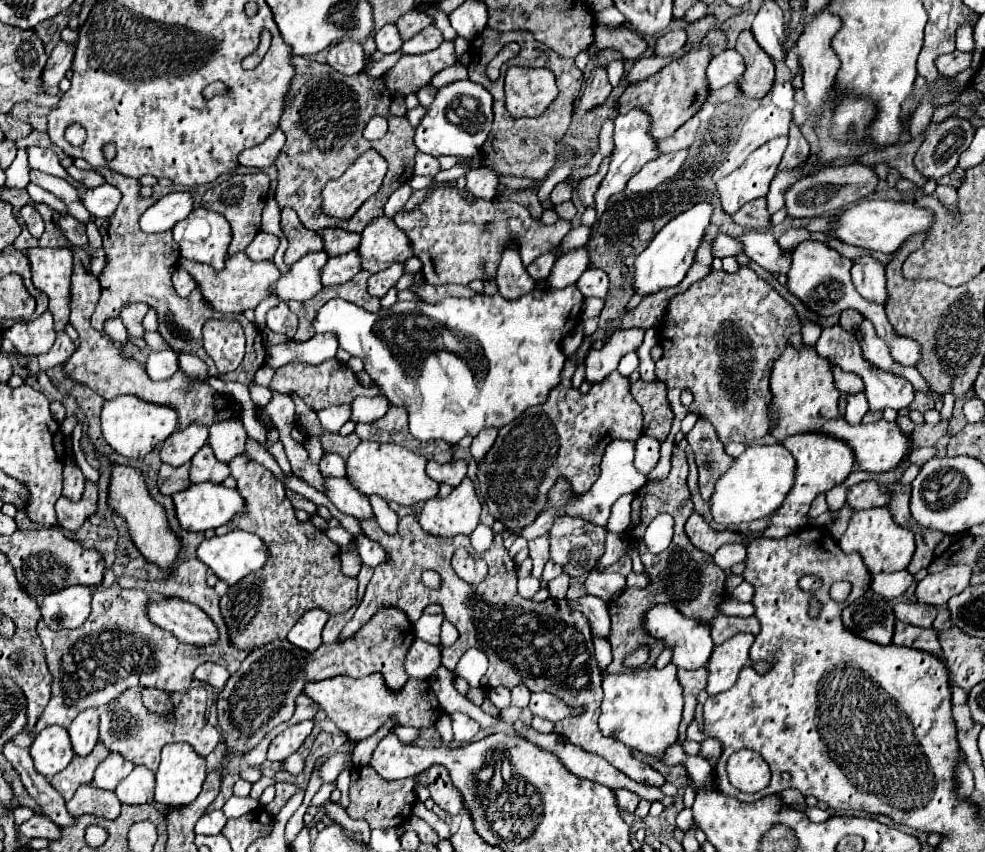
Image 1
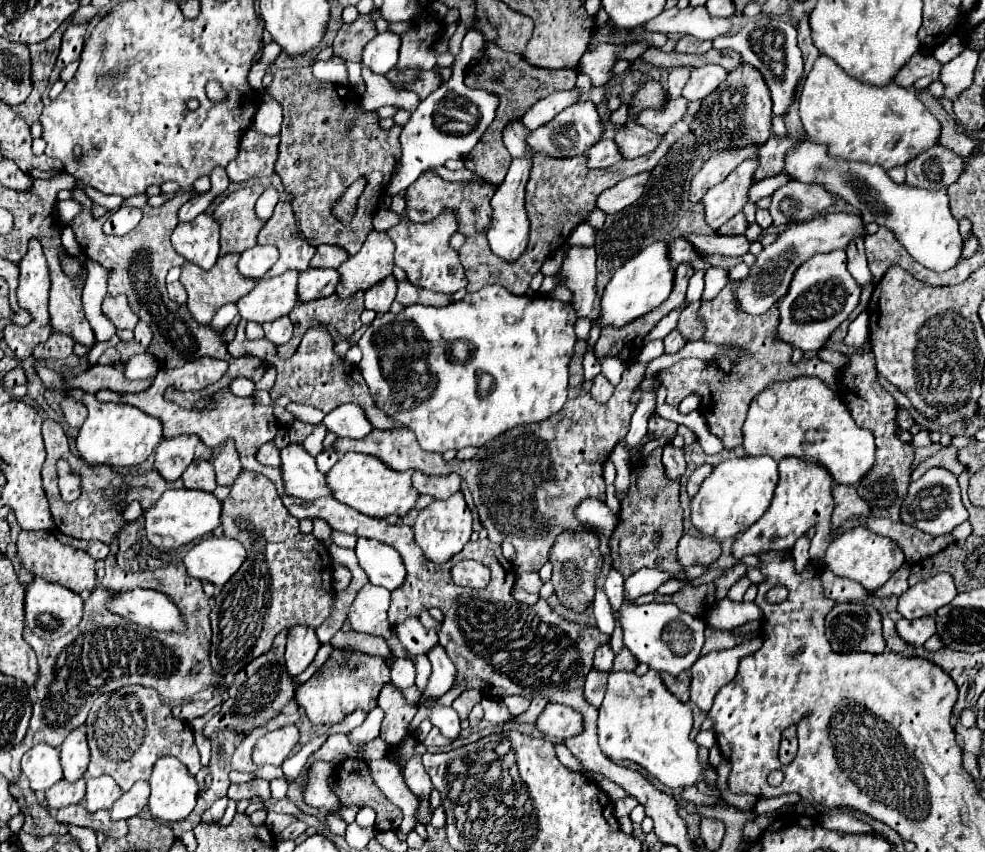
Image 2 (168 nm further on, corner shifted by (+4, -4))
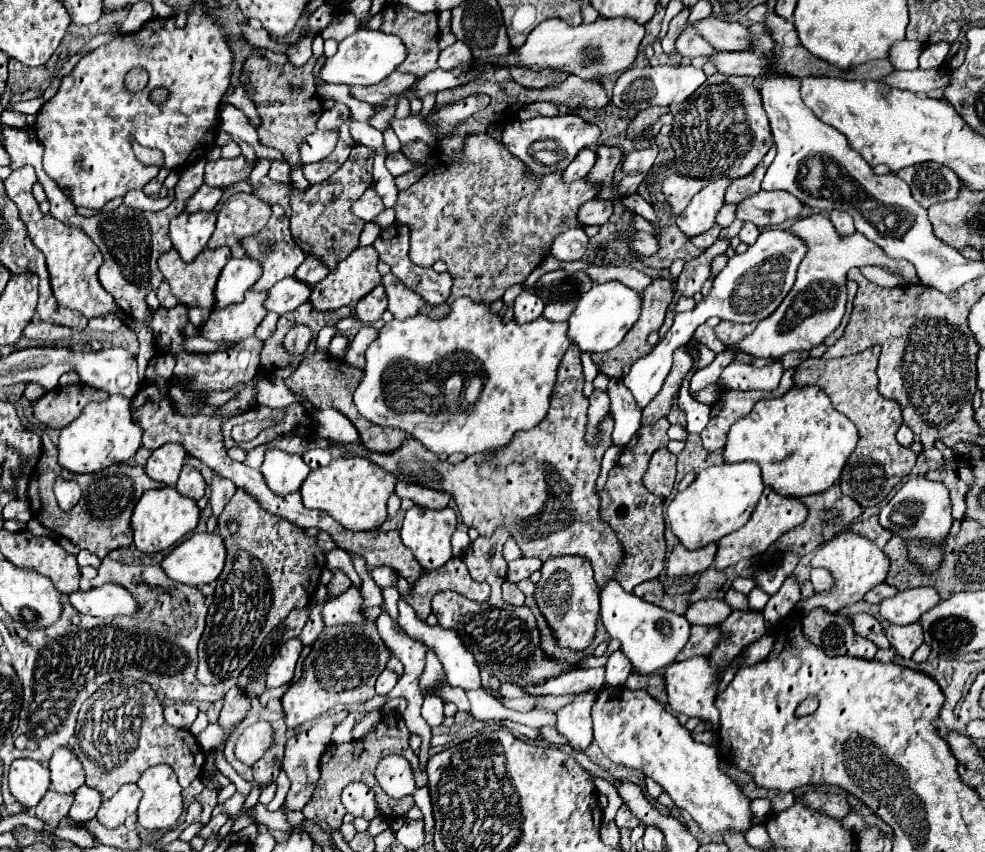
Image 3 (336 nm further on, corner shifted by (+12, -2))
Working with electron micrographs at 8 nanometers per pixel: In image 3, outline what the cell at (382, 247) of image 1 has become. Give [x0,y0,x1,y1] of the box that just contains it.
[309,247,381,311]

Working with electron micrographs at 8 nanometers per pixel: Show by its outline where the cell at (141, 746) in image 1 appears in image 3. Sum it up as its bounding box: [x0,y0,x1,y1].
[73,677,205,799]

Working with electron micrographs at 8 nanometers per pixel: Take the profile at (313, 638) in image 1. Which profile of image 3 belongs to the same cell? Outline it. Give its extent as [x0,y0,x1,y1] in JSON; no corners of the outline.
[265,639,303,689]

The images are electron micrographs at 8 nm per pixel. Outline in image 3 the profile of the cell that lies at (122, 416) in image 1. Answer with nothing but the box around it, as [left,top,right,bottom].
[57,395,141,473]

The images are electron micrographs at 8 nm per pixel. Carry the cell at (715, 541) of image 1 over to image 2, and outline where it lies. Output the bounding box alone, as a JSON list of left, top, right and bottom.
[677,533,721,567]

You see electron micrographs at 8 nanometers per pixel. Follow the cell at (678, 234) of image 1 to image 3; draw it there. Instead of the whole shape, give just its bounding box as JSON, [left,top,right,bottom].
[567,281,641,353]

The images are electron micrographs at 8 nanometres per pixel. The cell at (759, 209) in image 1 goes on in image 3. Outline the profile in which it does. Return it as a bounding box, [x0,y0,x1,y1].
[691,227,721,249]

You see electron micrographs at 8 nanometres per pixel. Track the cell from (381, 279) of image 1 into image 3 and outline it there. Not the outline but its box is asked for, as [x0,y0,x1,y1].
[355,285,387,323]

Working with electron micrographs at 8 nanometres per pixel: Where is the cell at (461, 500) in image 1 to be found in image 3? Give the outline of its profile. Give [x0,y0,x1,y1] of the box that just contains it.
[401,505,457,569]

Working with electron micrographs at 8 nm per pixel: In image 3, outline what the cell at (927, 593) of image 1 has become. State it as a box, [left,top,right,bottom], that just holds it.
[879,587,939,625]

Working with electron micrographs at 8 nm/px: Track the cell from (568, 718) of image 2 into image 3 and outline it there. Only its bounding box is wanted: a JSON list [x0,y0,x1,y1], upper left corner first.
[557,689,597,751]

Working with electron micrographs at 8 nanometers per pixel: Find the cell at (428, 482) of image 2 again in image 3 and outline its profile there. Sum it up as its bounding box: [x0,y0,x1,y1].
[395,481,451,511]

